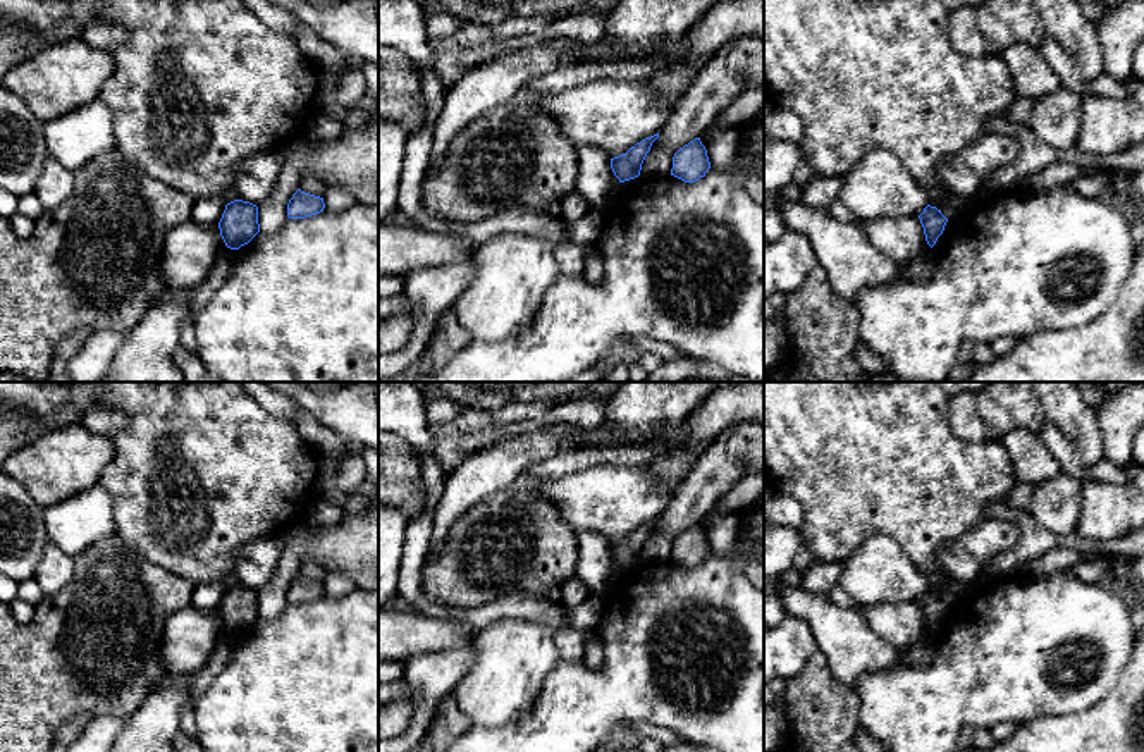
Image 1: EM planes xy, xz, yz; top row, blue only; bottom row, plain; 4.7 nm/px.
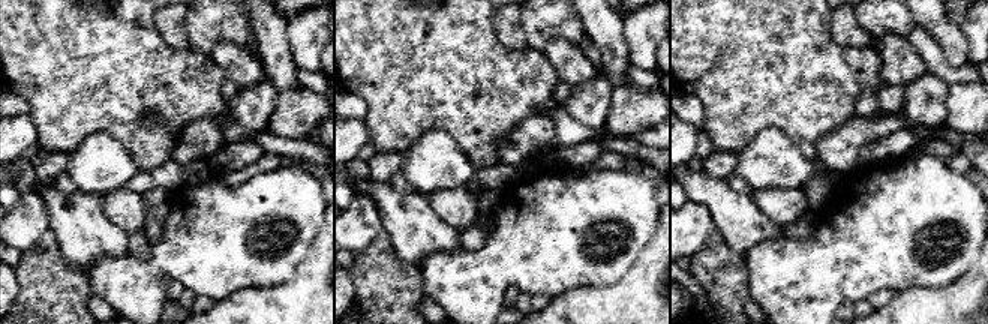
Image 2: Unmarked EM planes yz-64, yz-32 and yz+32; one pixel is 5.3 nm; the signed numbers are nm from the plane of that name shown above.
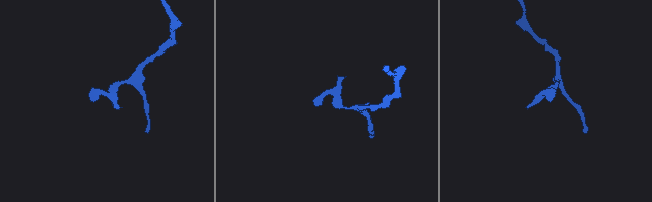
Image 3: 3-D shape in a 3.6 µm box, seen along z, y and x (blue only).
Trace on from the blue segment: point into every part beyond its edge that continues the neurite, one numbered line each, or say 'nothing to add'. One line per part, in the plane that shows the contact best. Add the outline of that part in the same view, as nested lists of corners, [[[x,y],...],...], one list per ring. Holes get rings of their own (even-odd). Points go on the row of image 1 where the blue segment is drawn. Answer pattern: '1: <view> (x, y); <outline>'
nothing to add

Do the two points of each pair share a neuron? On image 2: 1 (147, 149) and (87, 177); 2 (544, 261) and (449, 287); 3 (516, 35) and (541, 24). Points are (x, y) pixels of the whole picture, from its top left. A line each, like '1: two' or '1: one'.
1: two
2: one
3: two

